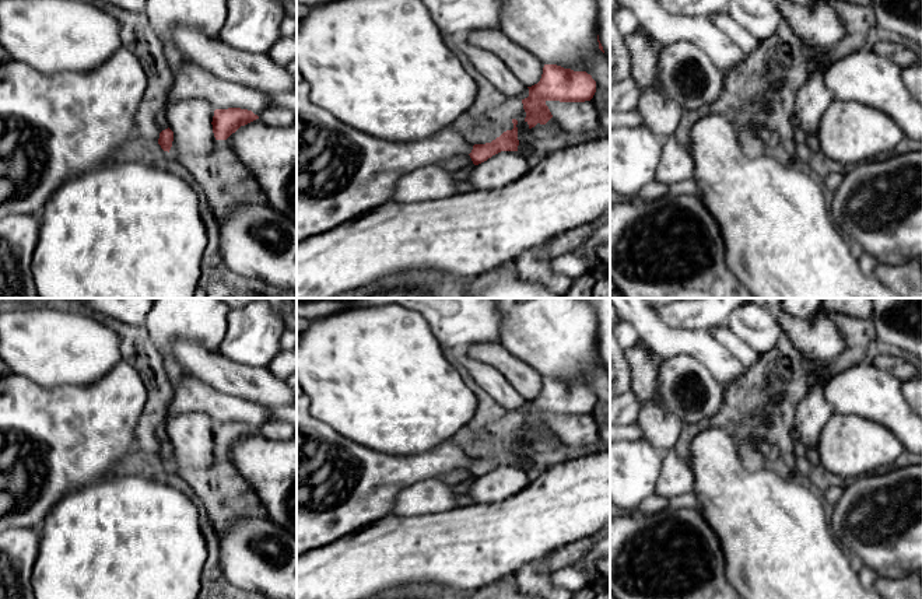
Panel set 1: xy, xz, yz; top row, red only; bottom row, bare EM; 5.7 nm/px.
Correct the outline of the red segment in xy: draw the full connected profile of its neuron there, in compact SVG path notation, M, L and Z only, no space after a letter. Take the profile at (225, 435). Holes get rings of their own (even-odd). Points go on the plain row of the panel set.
M241 421L215 423L213 430L213 446L215 453L227 453L241 439L259 432L252 424Z

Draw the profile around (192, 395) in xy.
M196 376L182 379L166 410L165 420L157 427L155 437L159 445L168 442L166 423L182 413L200 411L214 423L241 421L260 430L271 420L269 409L245 399L221 393Z

